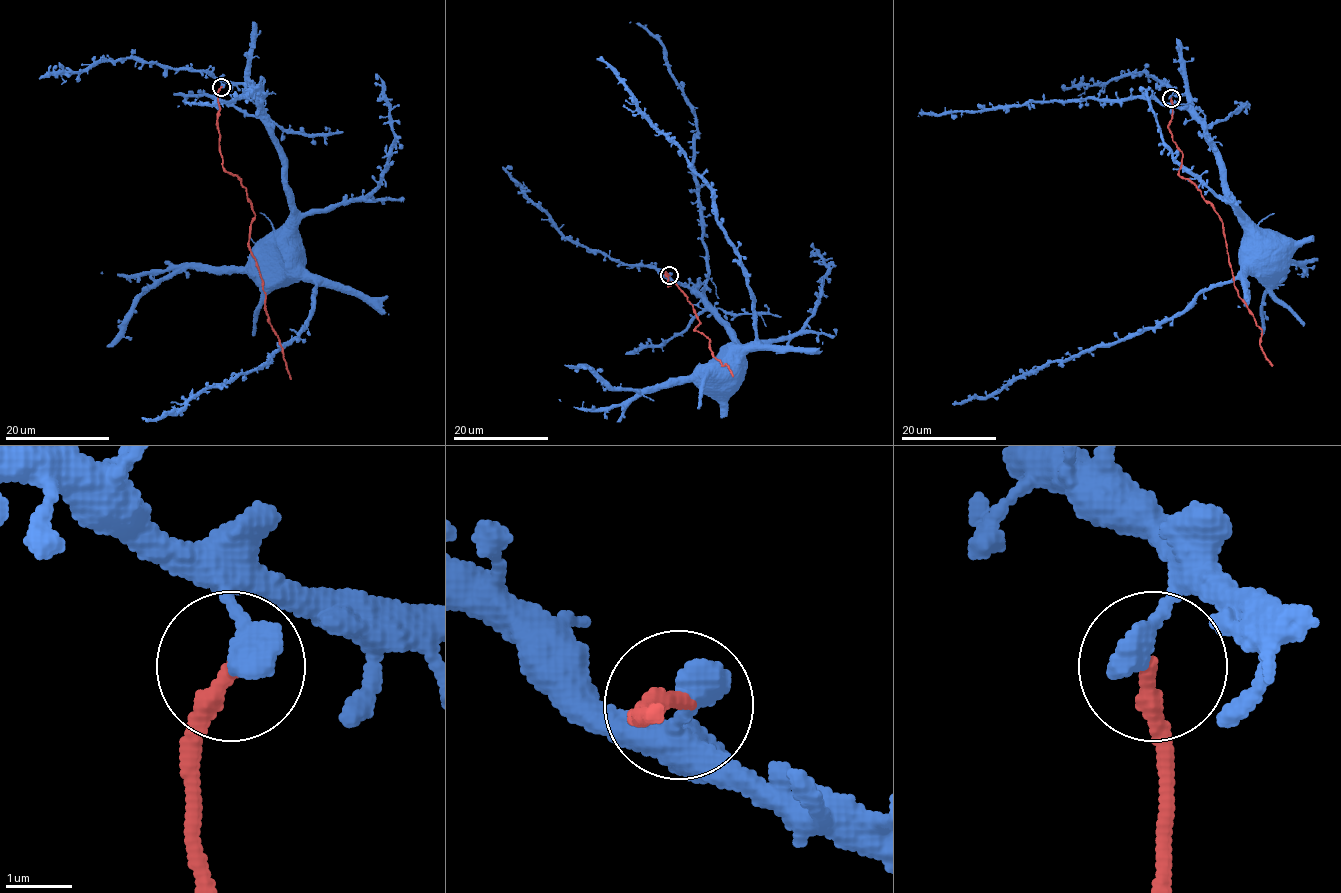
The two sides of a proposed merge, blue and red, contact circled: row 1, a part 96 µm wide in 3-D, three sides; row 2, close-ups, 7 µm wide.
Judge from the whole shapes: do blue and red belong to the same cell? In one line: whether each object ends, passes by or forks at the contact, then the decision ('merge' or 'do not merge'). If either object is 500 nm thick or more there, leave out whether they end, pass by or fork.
blue ends; red ends; do not merge

